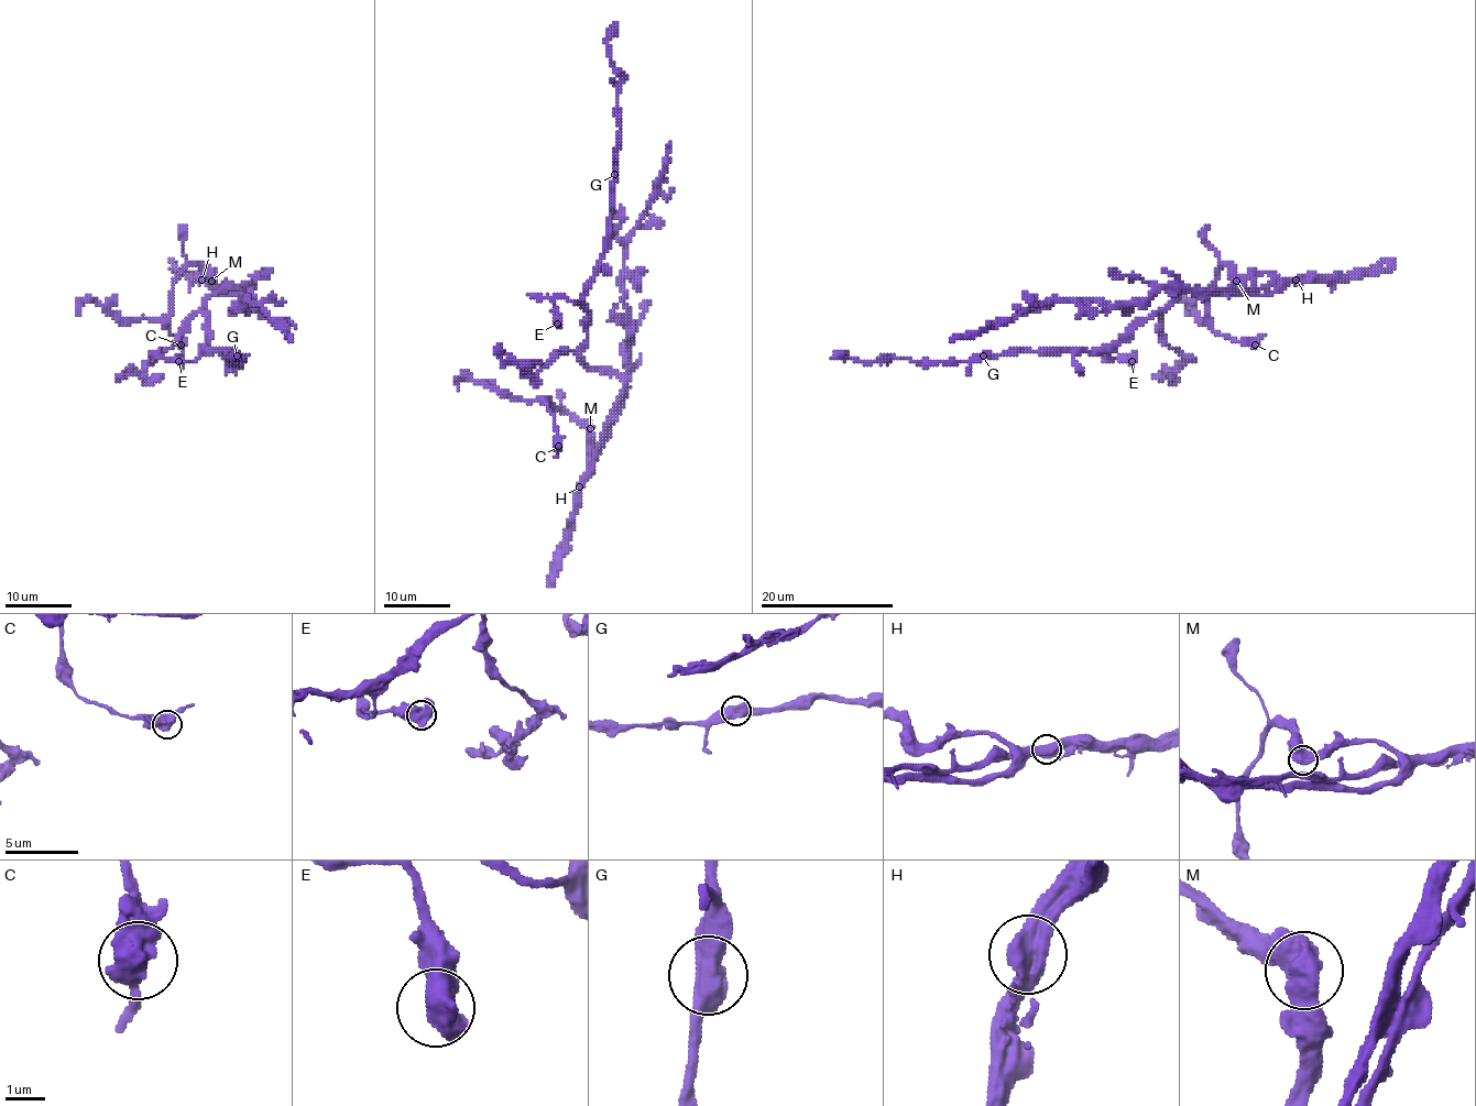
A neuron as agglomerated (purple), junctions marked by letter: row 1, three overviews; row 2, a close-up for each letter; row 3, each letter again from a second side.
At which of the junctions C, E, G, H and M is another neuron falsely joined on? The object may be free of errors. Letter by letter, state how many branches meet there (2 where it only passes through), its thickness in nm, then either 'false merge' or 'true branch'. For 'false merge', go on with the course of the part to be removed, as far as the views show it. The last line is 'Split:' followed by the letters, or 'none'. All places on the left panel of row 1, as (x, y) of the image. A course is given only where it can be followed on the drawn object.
C: 2 | 600 nm | true branch
E: 2 | 650 nm | true branch
G: 2 | 600 nm | true branch
H: 2 | 650 nm | false merge | (201, 280), (225, 289), (250, 287), (250, 300), (244, 304), (247, 299), (257, 303), (292, 341)
M: 2 | 600 nm | true branch
Split: H

